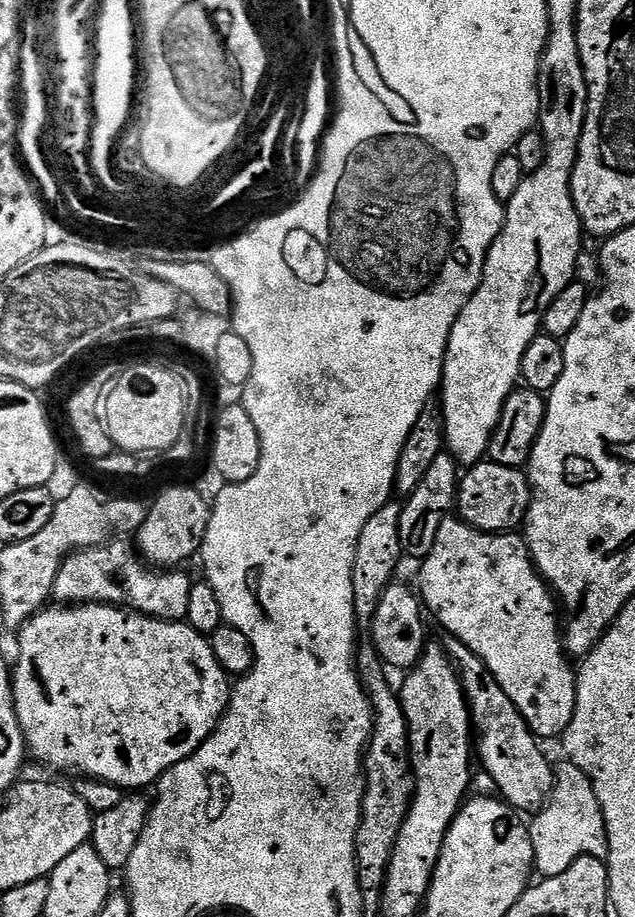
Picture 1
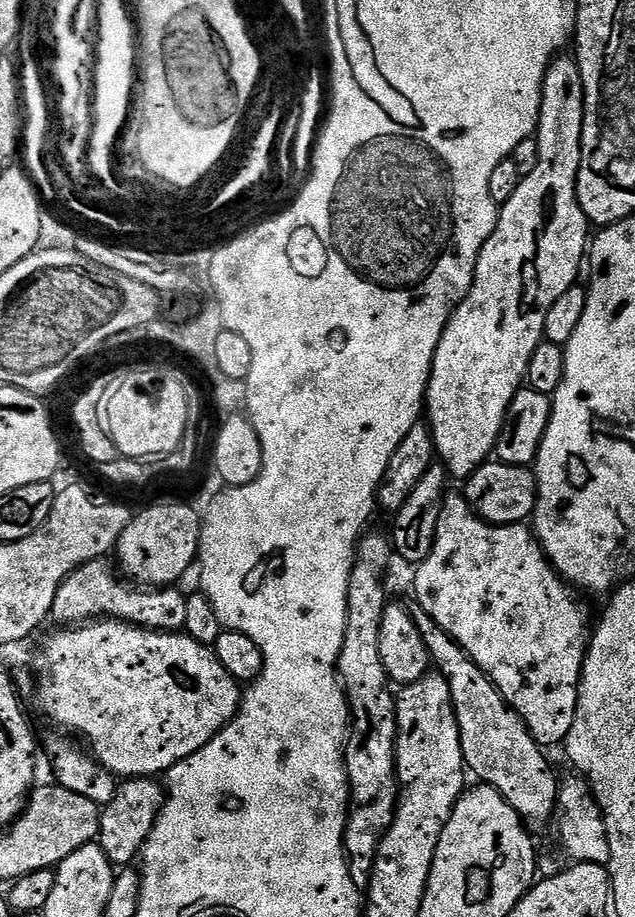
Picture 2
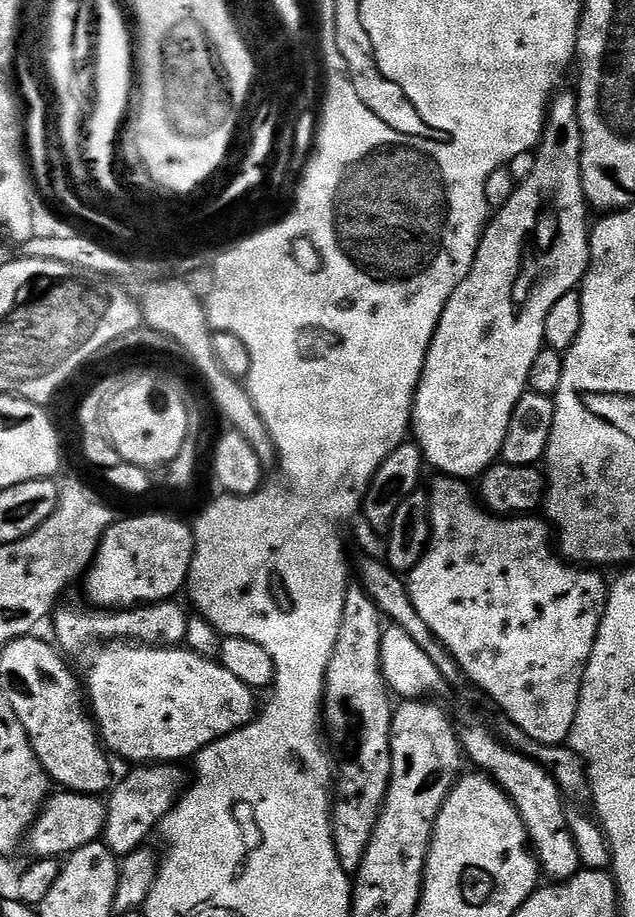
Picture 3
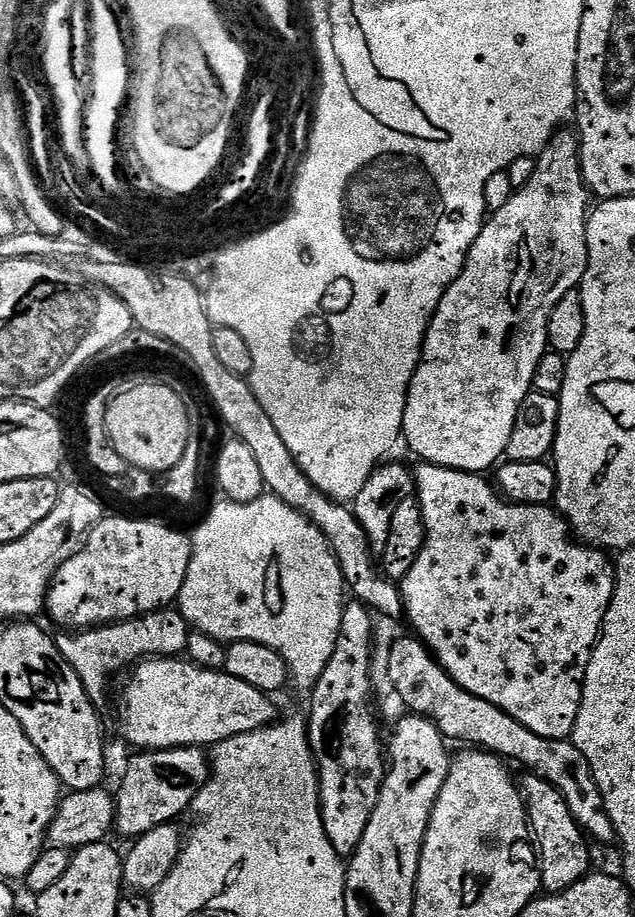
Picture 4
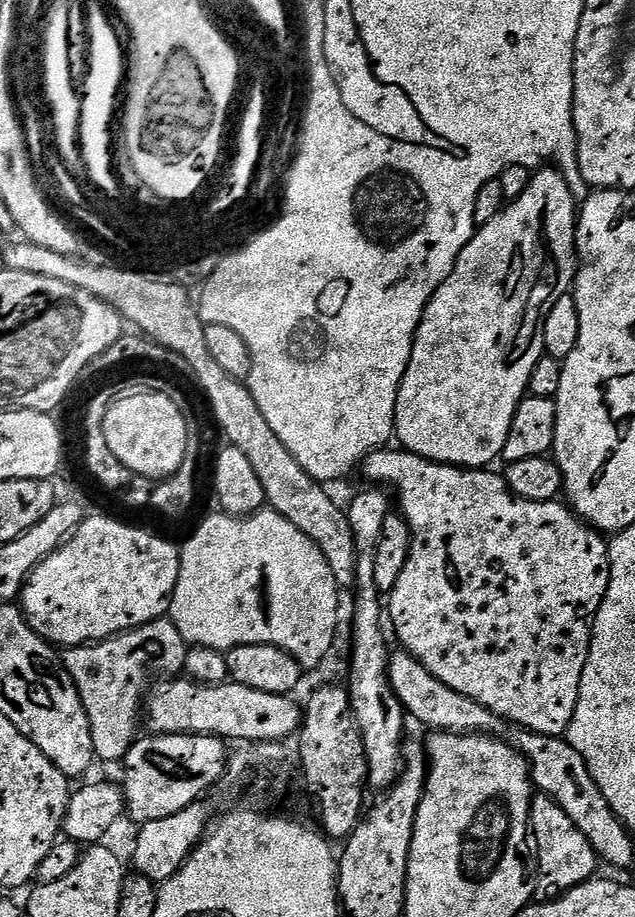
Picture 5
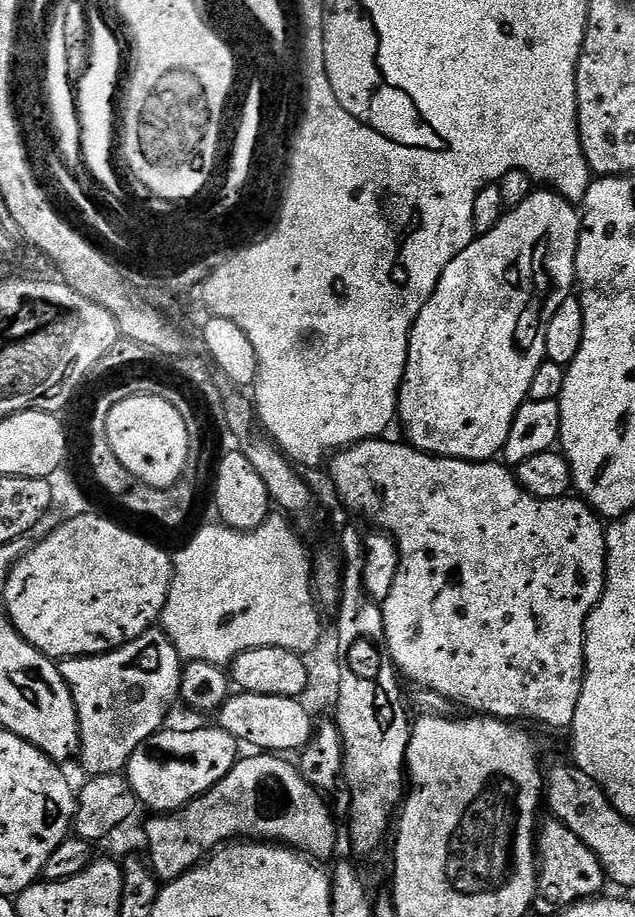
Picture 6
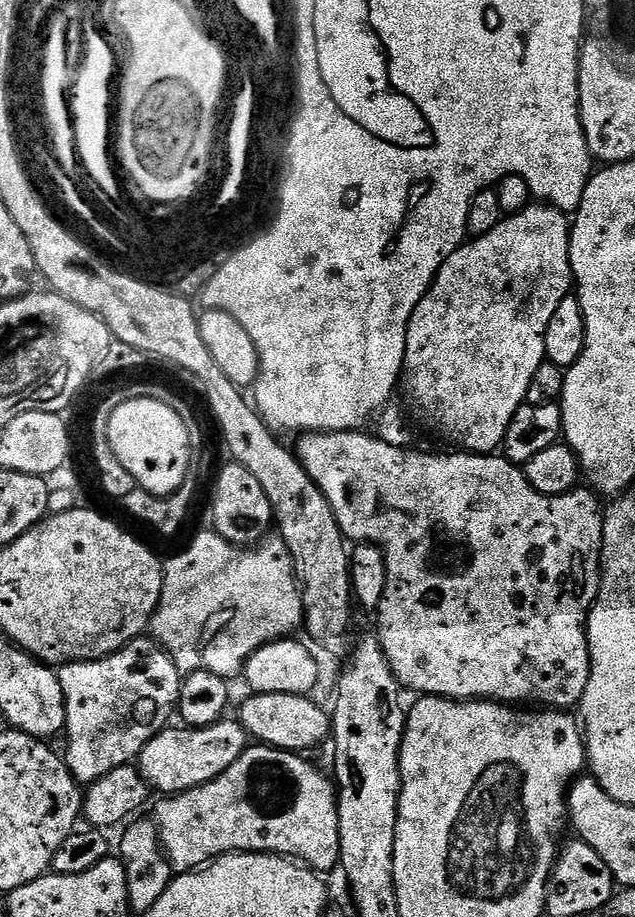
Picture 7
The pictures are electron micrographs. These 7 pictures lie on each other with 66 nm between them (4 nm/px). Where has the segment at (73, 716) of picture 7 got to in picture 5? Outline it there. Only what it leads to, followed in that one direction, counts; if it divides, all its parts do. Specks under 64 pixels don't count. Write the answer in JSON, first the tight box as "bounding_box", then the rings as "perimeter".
{"bounding_box":[63,618,189,761],"perimeter":[[[165,618],[134,628],[130,632],[122,632],[111,640],[86,644],[83,648],[70,648],[63,653],[64,666],[72,675],[82,705],[89,716],[97,761],[123,761],[124,755],[138,739],[136,723],[139,720],[141,723],[146,693],[150,688],[148,672],[165,672],[163,675],[168,678],[183,673],[189,647],[189,641],[178,634],[171,619]]]}

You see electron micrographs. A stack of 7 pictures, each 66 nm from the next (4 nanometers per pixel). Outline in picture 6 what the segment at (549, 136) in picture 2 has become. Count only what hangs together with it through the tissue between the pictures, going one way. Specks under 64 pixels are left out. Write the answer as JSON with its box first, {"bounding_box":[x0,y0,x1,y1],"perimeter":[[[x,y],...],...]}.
{"bounding_box":[396,190,581,460],"perimeter":[[[533,190],[520,205],[505,211],[490,231],[477,235],[472,243],[456,253],[446,270],[442,270],[438,286],[412,323],[412,333],[408,339],[408,361],[400,383],[400,397],[396,399],[398,424],[404,427],[404,432],[408,435],[405,436],[407,443],[412,447],[420,452],[428,452],[431,456],[453,456],[456,460],[492,460],[503,453],[510,426],[514,422],[514,414],[518,414],[525,400],[529,399],[528,391],[530,382],[534,382],[534,370],[538,370],[538,366],[546,358],[542,335],[544,304],[553,292],[571,289],[576,284],[576,242],[580,237],[580,217],[581,213],[559,192]]]}

